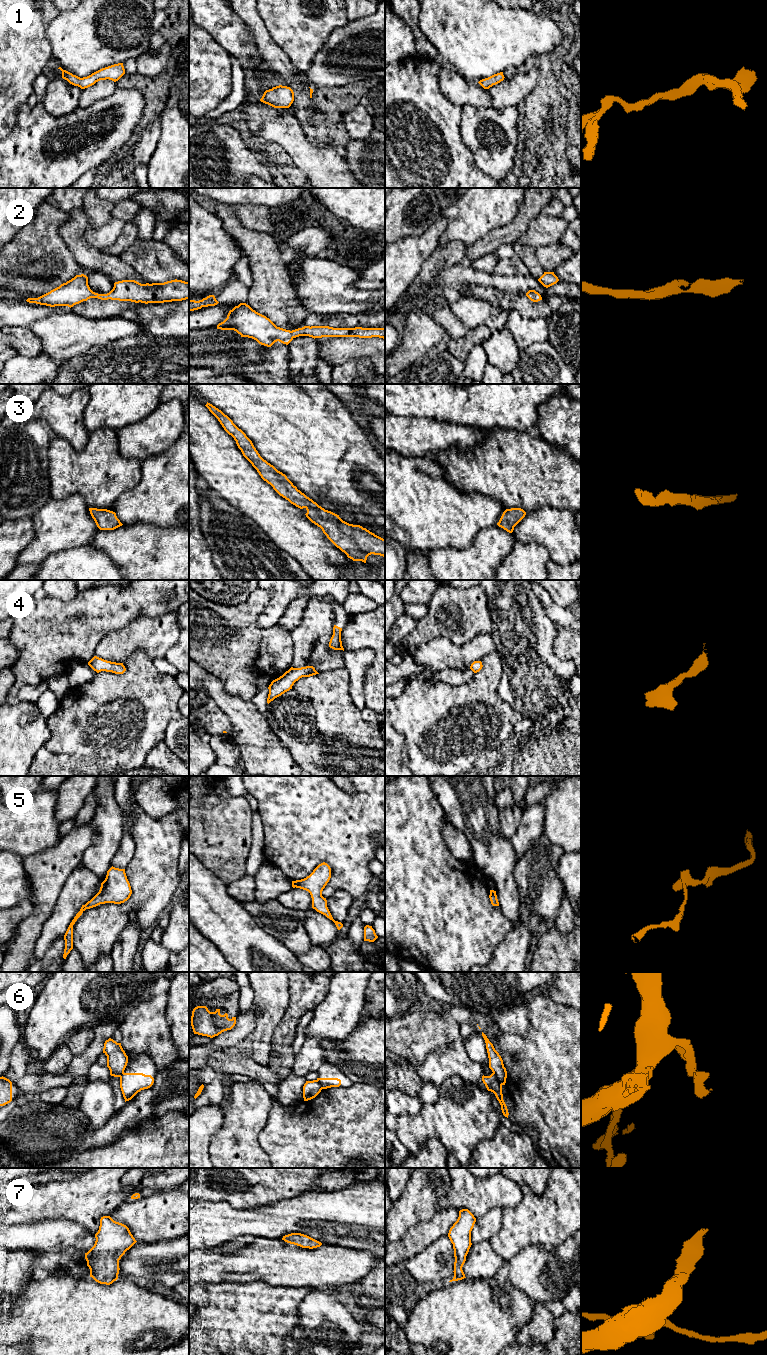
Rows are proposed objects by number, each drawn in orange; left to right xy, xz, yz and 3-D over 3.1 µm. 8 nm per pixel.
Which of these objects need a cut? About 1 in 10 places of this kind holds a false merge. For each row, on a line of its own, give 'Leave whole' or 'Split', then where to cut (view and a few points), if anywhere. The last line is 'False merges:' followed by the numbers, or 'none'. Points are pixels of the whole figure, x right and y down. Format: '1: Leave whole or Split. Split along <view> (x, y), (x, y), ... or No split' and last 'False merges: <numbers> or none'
1: Leave whole. No split
2: Leave whole. No split
3: Leave whole. No split
4: Leave whole. No split
5: Leave whole. No split
6: Split. Split along yz (493, 1072), (501, 1085)
7: Leave whole. No split
False merges: 6

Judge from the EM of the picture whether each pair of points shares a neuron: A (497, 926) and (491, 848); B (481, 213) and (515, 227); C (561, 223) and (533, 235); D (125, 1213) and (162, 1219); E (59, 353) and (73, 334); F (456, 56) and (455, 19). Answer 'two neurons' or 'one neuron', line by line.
A: two neurons
B: two neurons
C: one neuron
D: one neuron
E: one neuron
F: one neuron

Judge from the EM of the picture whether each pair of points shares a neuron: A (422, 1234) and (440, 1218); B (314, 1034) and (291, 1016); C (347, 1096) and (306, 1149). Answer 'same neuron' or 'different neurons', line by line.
A: same neuron
B: different neurons
C: same neuron

